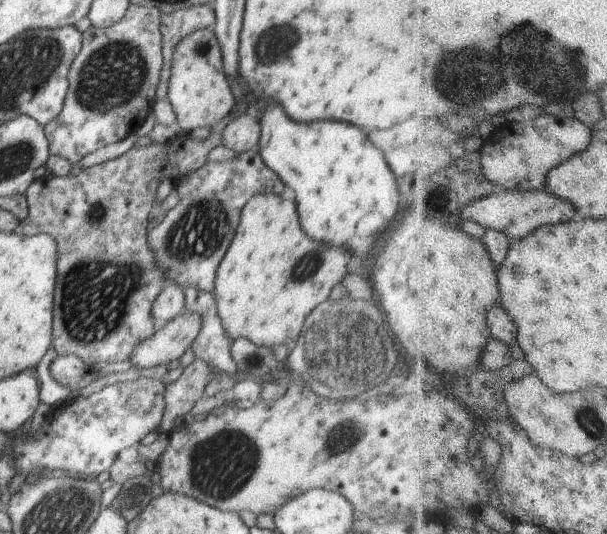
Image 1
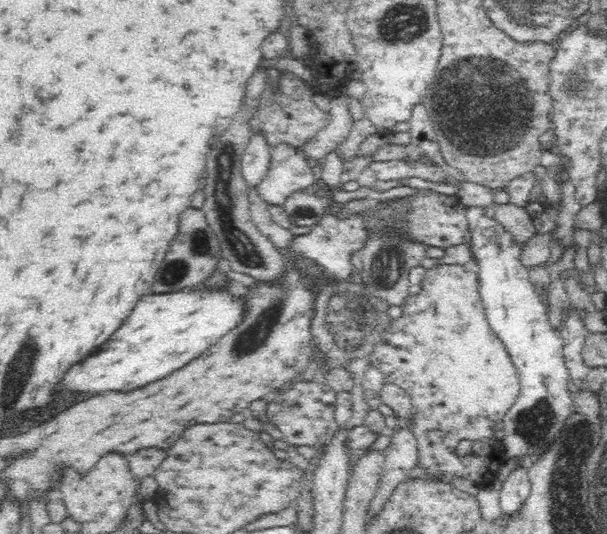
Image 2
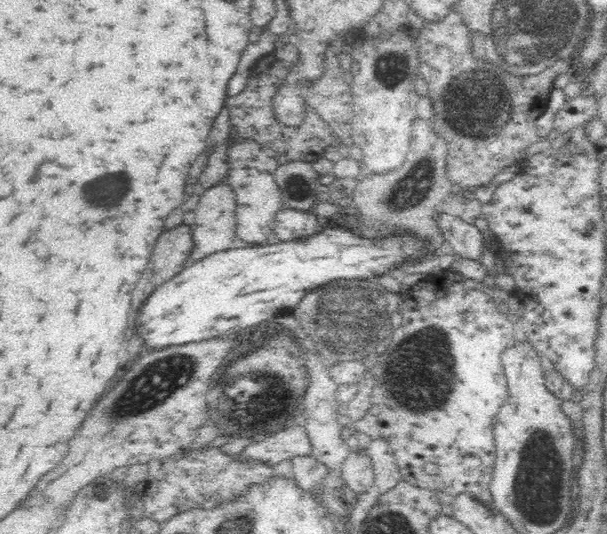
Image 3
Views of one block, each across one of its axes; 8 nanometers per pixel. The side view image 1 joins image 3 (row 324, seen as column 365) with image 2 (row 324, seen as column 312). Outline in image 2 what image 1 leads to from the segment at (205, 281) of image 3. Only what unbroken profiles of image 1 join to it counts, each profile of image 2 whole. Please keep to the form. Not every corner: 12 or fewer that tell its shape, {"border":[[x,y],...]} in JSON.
{"border":[[144,296],[60,386],[140,388],[244,320],[243,296]]}

